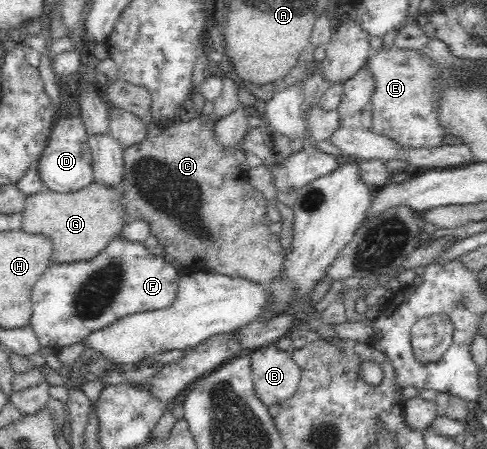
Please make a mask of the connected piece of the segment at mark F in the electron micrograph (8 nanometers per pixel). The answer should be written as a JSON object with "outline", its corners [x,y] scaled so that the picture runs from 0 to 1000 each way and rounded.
{"outline":[[[244,526],[224,539],[211,559],[183,579],[152,586],[103,586],[66,641],[66,706],[62,724],[84,771],[111,780],[140,766],[168,762],[191,737],[224,726],[230,717],[267,699],[326,690],[347,682],[366,650],[372,610],[335,570],[318,570],[298,555],[294,541],[263,539]]]}

